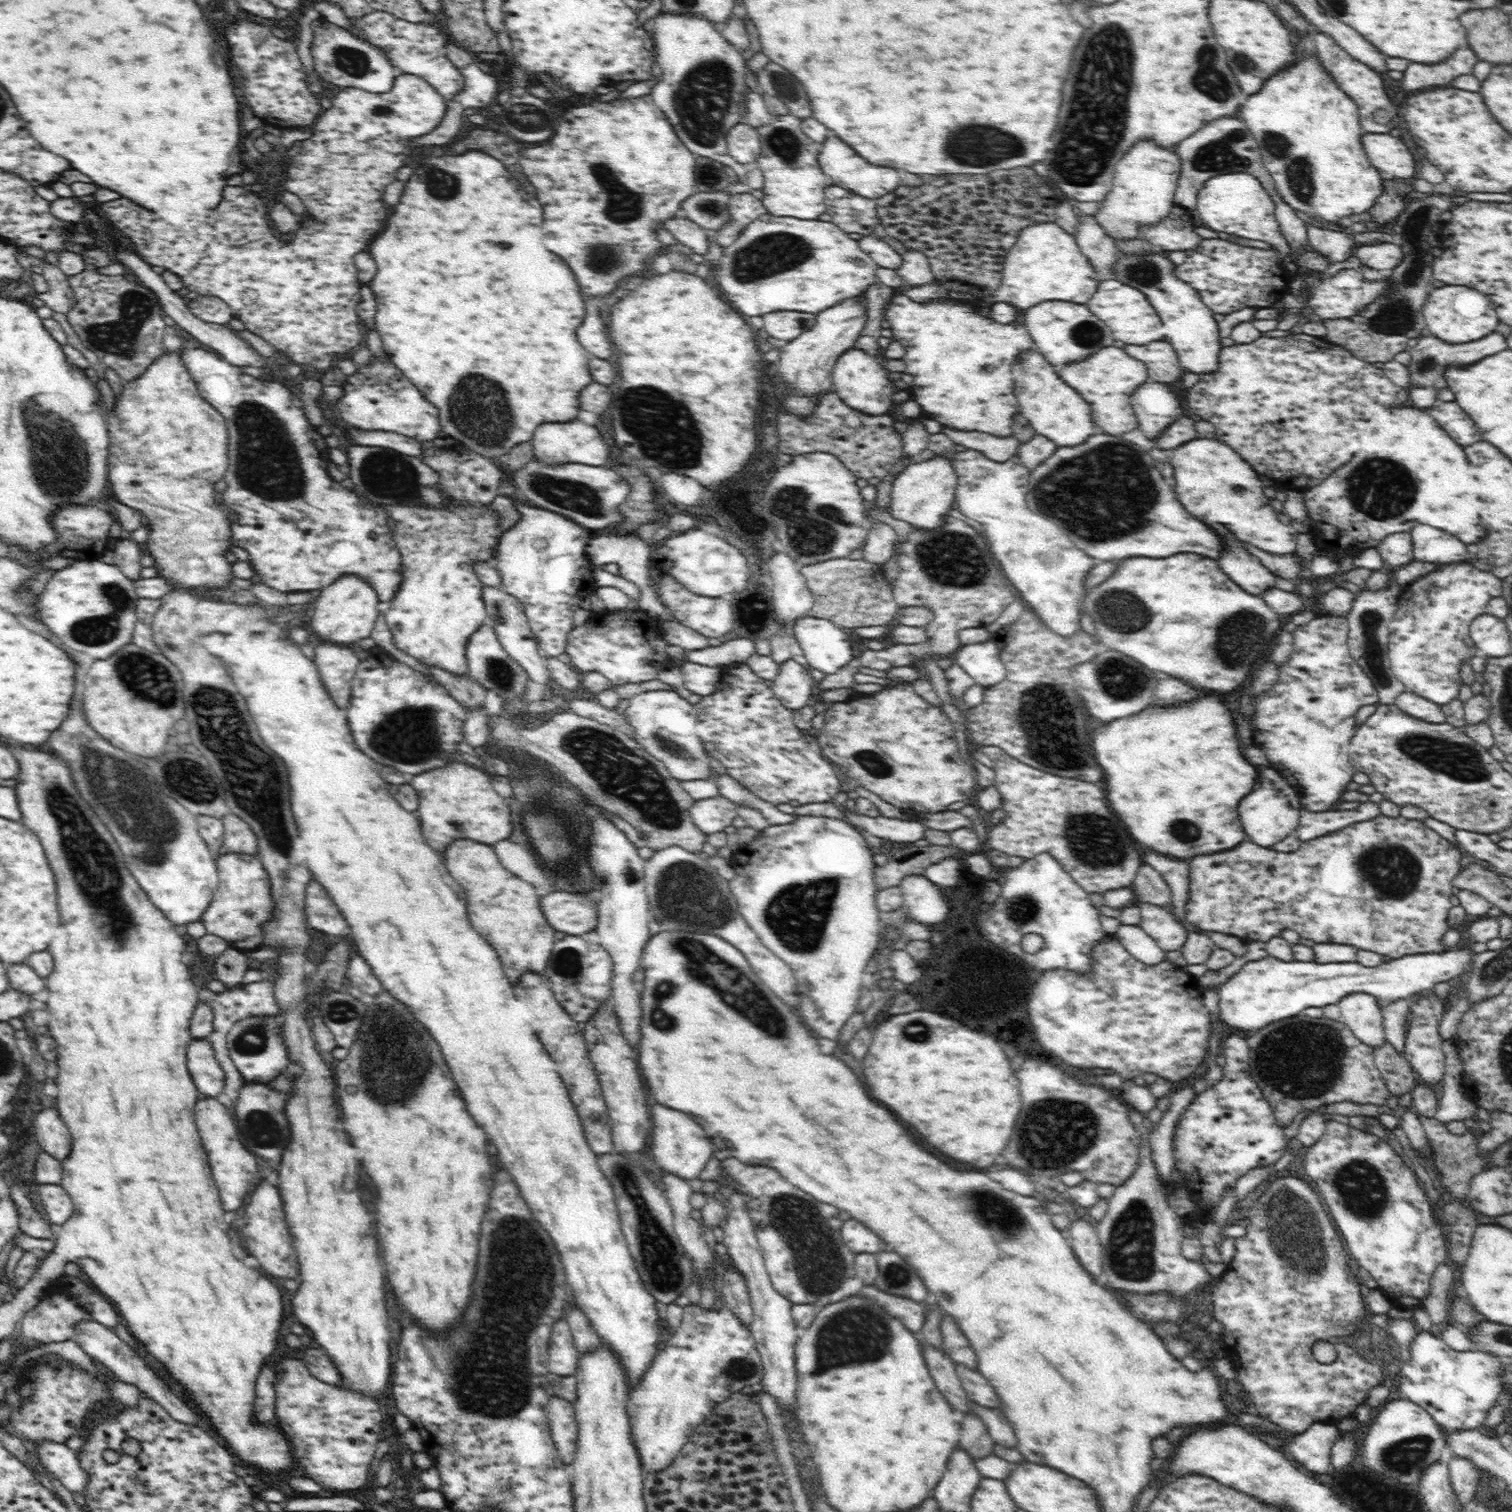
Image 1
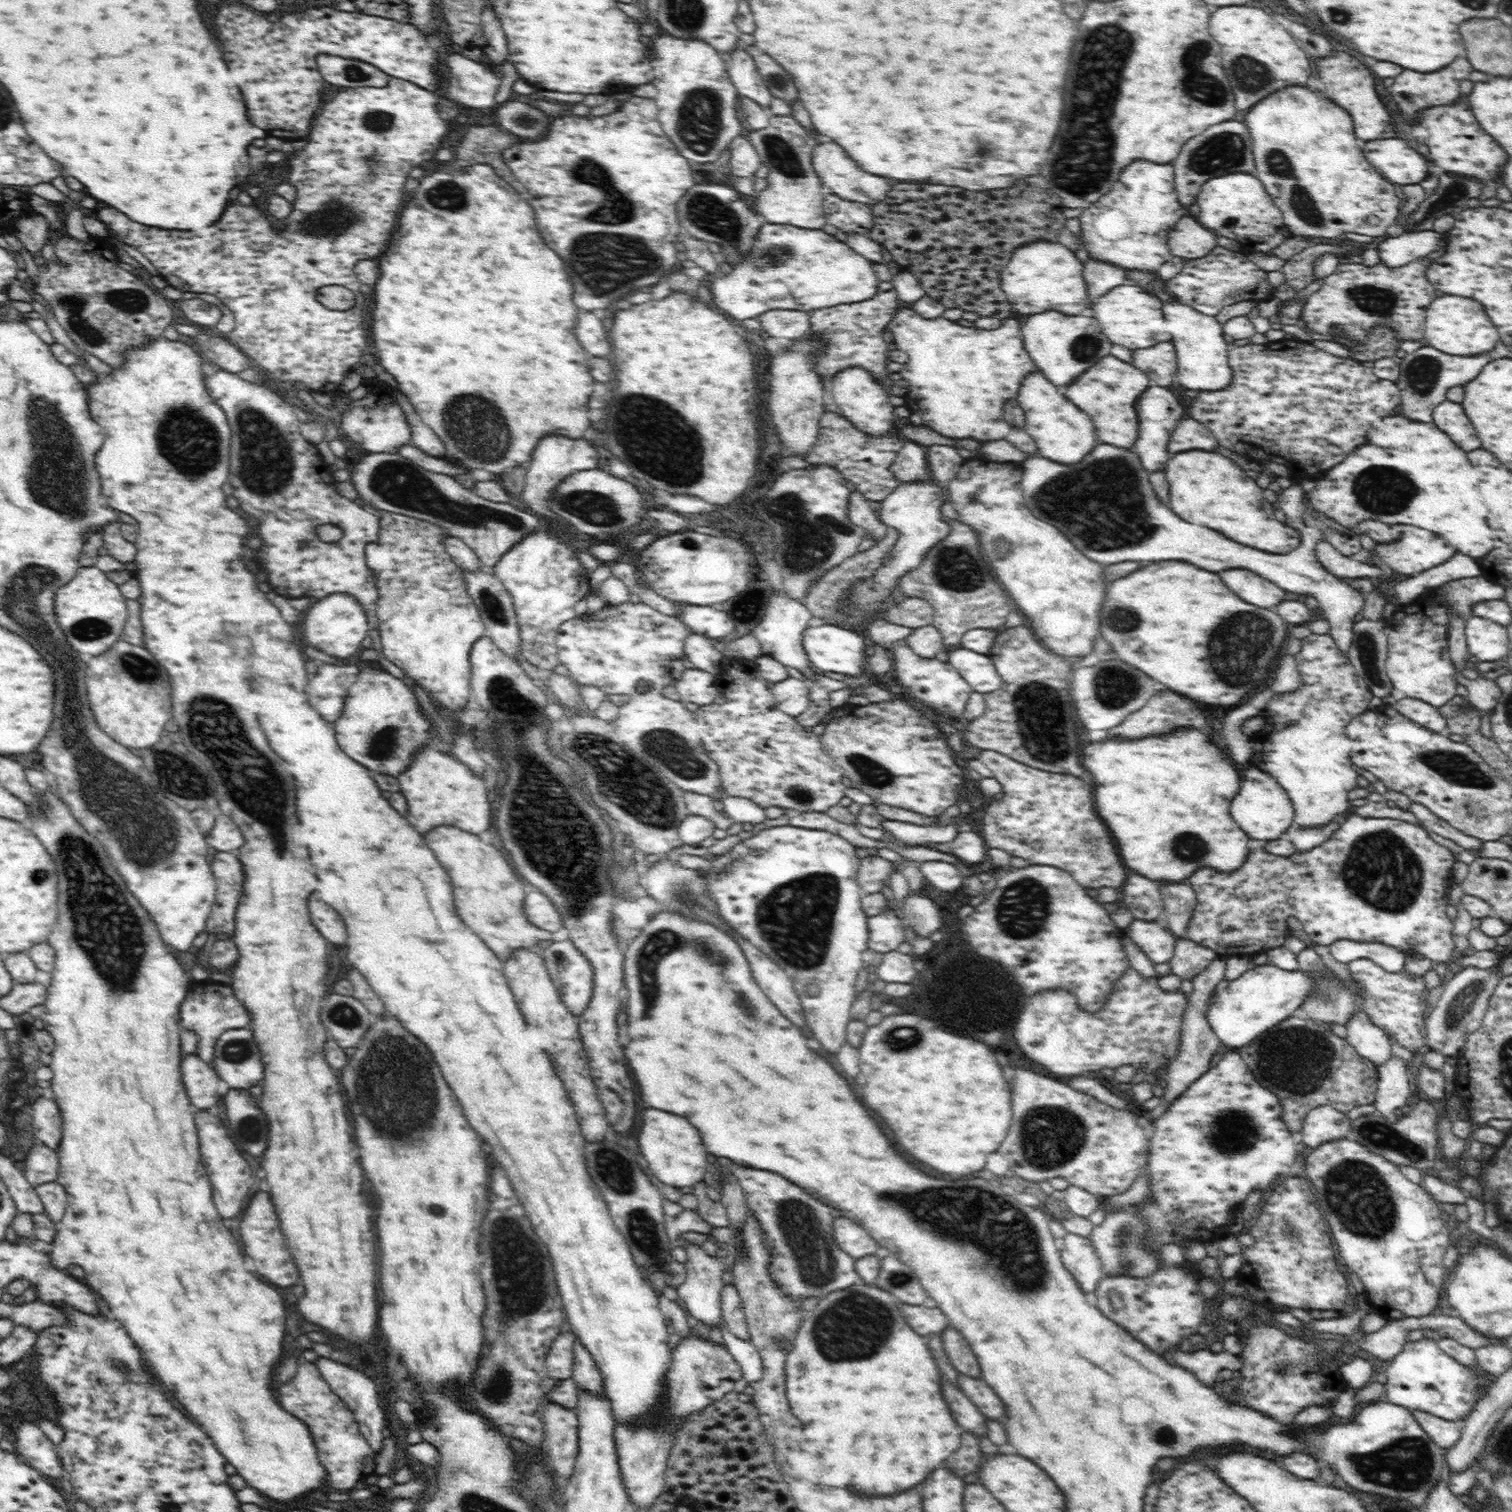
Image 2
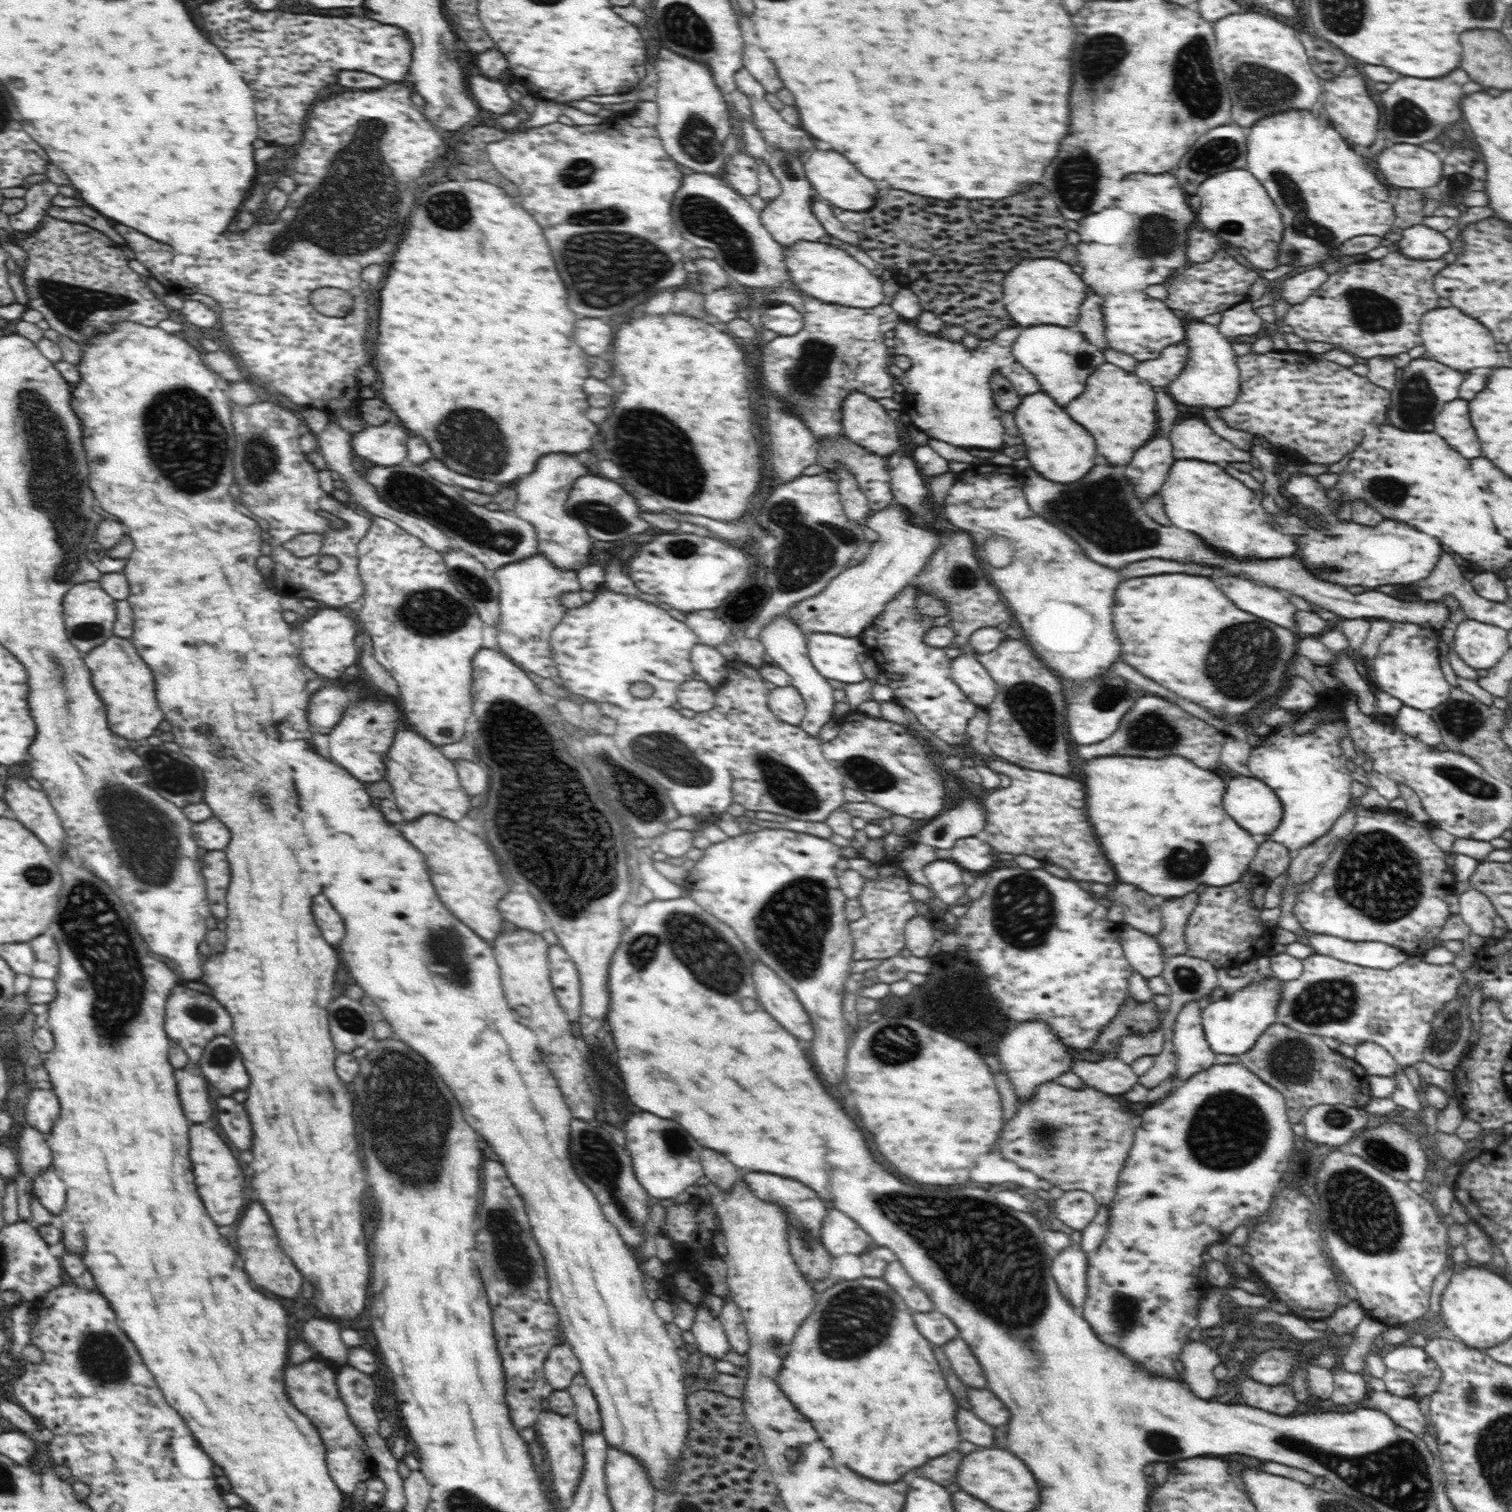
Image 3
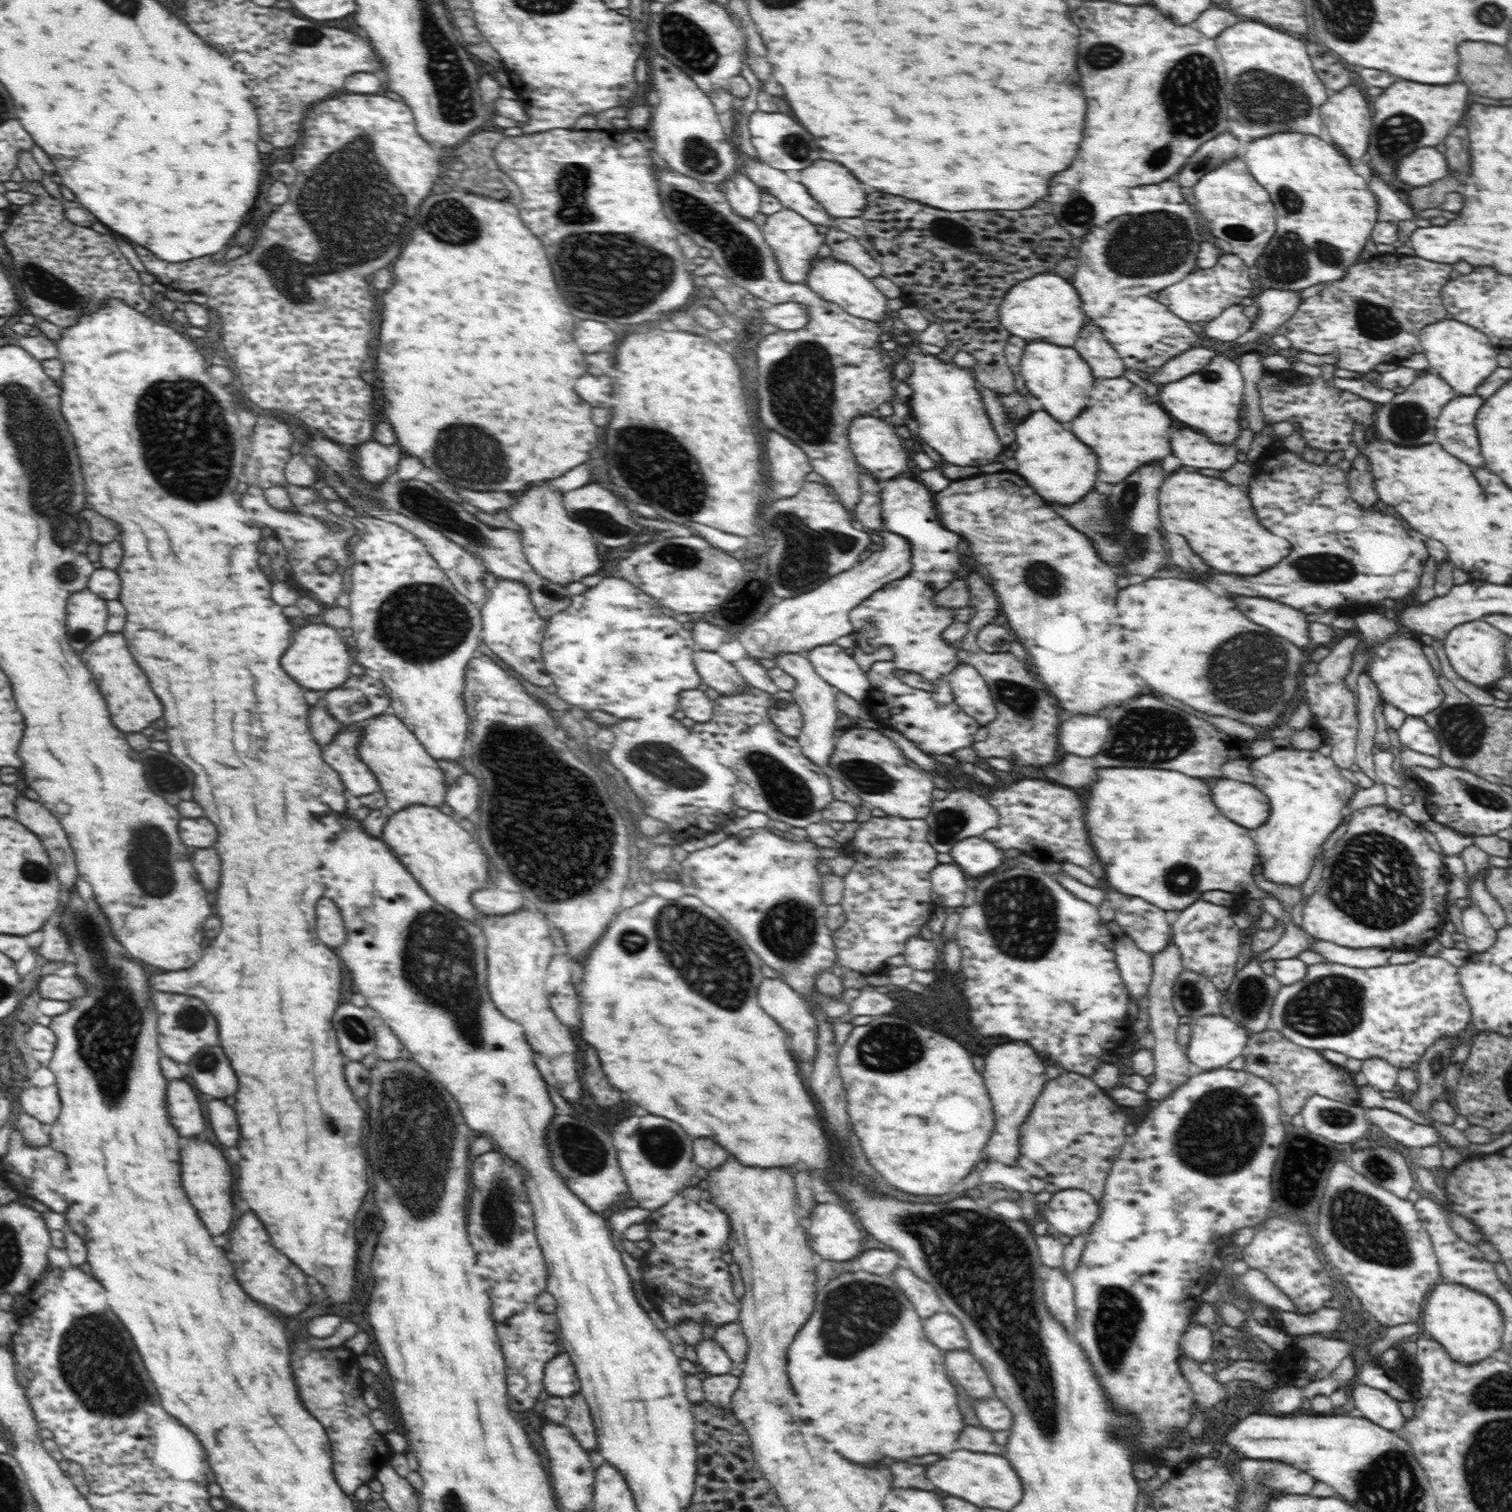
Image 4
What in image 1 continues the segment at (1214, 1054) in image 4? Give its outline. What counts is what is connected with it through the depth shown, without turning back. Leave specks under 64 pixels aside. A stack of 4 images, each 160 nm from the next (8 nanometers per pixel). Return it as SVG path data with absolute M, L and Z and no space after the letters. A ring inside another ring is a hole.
M1471 946L1456 948L1439 953L1412 954L1381 962L1375 967L1365 967L1358 962L1332 962L1318 963L1317 961L1284 962L1270 955L1259 959L1250 960L1242 966L1238 973L1230 977L1224 986L1219 989L1219 1016L1222 1022L1226 1022L1230 1028L1246 1034L1264 1028L1267 1024L1295 1017L1302 1014L1305 1008L1318 1006L1322 1008L1327 1004L1337 1004L1350 993L1368 993L1380 1000L1390 1002L1402 1000L1411 994L1423 991L1431 991L1438 982L1446 982L1455 976L1468 972L1474 965L1474 951Z

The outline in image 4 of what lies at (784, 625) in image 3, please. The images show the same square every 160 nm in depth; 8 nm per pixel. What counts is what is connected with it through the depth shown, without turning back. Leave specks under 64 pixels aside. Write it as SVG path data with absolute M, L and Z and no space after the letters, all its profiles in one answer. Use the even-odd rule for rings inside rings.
M784 653L775 656L776 666L784 669L788 675L796 681L795 687L791 690L794 700L800 707L803 725L800 734L797 736L798 743L804 756L808 757L812 763L822 767L826 772L830 757L836 748L834 730L836 730L836 720L838 720L838 709L836 708L836 690L826 683L817 673L808 657L802 653Z

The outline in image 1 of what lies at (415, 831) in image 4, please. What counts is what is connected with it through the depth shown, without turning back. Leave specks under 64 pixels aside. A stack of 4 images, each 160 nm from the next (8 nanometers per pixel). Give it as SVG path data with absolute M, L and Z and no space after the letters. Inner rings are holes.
M458 838L441 856L448 872L464 888L472 926L496 949L509 981L516 984L524 972L543 974L560 935L544 918L535 888L504 868L490 845Z

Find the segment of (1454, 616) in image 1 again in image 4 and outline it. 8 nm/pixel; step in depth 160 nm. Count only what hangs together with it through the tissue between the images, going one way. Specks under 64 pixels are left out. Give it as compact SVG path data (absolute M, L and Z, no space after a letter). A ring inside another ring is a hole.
M1406 632L1382 642L1367 664L1366 674L1376 684L1382 700L1406 713L1406 716L1423 717L1438 708L1445 694L1439 684L1439 675L1432 669L1423 646L1428 641L1416 634Z

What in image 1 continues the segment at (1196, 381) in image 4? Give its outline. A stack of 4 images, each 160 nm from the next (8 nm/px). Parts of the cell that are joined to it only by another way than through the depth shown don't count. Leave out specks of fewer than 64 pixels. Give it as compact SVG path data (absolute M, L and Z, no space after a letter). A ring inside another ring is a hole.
M1164 251L1145 255L1126 255L1118 252L1117 259L1111 278L1132 285L1147 296L1166 328L1165 340L1168 338L1168 342L1174 347L1184 372L1199 375L1214 372L1219 367L1218 357L1222 348L1217 322L1212 310L1202 301L1200 293L1195 291L1192 285L1176 277L1177 267L1170 262L1168 254Z

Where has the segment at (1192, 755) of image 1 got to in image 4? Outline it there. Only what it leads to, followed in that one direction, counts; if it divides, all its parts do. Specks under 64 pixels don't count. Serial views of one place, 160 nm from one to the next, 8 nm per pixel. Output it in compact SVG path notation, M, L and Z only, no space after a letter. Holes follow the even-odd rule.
M1098 768L1096 774L1098 780L1090 788L1085 824L1092 846L1106 868L1106 878L1114 890L1140 897L1162 911L1183 911L1200 899L1203 892L1222 890L1240 893L1244 898L1256 899L1262 910L1272 914L1276 922L1280 921L1284 925L1284 934L1280 940L1267 951L1262 951L1257 960L1264 962L1294 958L1300 956L1302 951L1313 950L1311 946L1314 937L1296 927L1289 911L1272 894L1256 886L1253 867L1259 860L1252 832L1222 815L1212 802L1209 783L1204 782L1204 779L1184 776L1180 772L1152 768Z

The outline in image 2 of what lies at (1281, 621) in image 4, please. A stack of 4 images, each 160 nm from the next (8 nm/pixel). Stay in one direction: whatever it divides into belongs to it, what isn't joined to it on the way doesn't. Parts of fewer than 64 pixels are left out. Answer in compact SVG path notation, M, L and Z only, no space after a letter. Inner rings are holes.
M1248 569L1224 570L1224 572L1220 572L1220 578L1244 602L1254 604L1259 608L1273 610L1281 600L1290 598L1290 594L1280 590L1278 585L1260 578L1260 575L1256 575L1252 571L1248 572Z

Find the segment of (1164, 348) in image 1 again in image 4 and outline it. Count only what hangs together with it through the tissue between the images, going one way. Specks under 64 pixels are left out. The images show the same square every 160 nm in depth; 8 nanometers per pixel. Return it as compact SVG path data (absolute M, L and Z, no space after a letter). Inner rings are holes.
M1203 343L1200 346L1192 347L1190 350L1182 352L1180 356L1174 356L1172 360L1168 360L1168 364L1164 364L1164 368L1160 368L1160 372L1152 374L1148 380L1154 384L1168 384L1182 376L1198 372L1216 355L1218 353L1208 347L1208 344Z

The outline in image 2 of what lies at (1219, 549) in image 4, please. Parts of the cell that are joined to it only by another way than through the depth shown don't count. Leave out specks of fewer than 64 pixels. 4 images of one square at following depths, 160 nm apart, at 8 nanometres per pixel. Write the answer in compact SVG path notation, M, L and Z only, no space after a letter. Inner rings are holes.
M1196 450L1196 452L1174 453L1168 459L1164 468L1166 478L1170 482L1170 508L1186 522L1192 524L1204 524L1212 530L1222 532L1234 542L1252 546L1264 552L1272 554L1287 553L1295 549L1301 543L1300 533L1278 521L1274 515L1275 504L1266 501L1262 488L1258 486L1254 479L1247 477L1238 465L1234 464L1228 457L1222 456L1217 451Z

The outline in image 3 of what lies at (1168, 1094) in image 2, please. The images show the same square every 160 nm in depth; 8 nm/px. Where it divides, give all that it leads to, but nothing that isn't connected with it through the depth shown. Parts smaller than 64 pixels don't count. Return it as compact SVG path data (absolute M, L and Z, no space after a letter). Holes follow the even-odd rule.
M1188 1001L1182 1007L1173 1026L1171 1041L1176 1055L1175 1078L1185 1081L1214 1064L1216 1053L1206 1041L1198 1001Z

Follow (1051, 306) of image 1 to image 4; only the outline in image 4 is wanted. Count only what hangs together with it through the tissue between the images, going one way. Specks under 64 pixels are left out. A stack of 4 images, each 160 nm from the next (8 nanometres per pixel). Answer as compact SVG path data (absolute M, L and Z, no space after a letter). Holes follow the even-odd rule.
M1042 339L1033 340L1026 343L1019 366L1026 390L1040 400L1040 408L1059 423L1071 423L1087 407L1086 400L1093 396L1092 369L1075 347L1060 347Z

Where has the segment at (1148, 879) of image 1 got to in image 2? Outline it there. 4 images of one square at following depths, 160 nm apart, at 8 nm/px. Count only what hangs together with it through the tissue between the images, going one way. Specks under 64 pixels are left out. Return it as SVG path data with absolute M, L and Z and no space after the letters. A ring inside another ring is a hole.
M1140 874L1128 876L1126 884L1122 886L1122 902L1132 917L1138 920L1156 921L1164 909L1158 884Z

